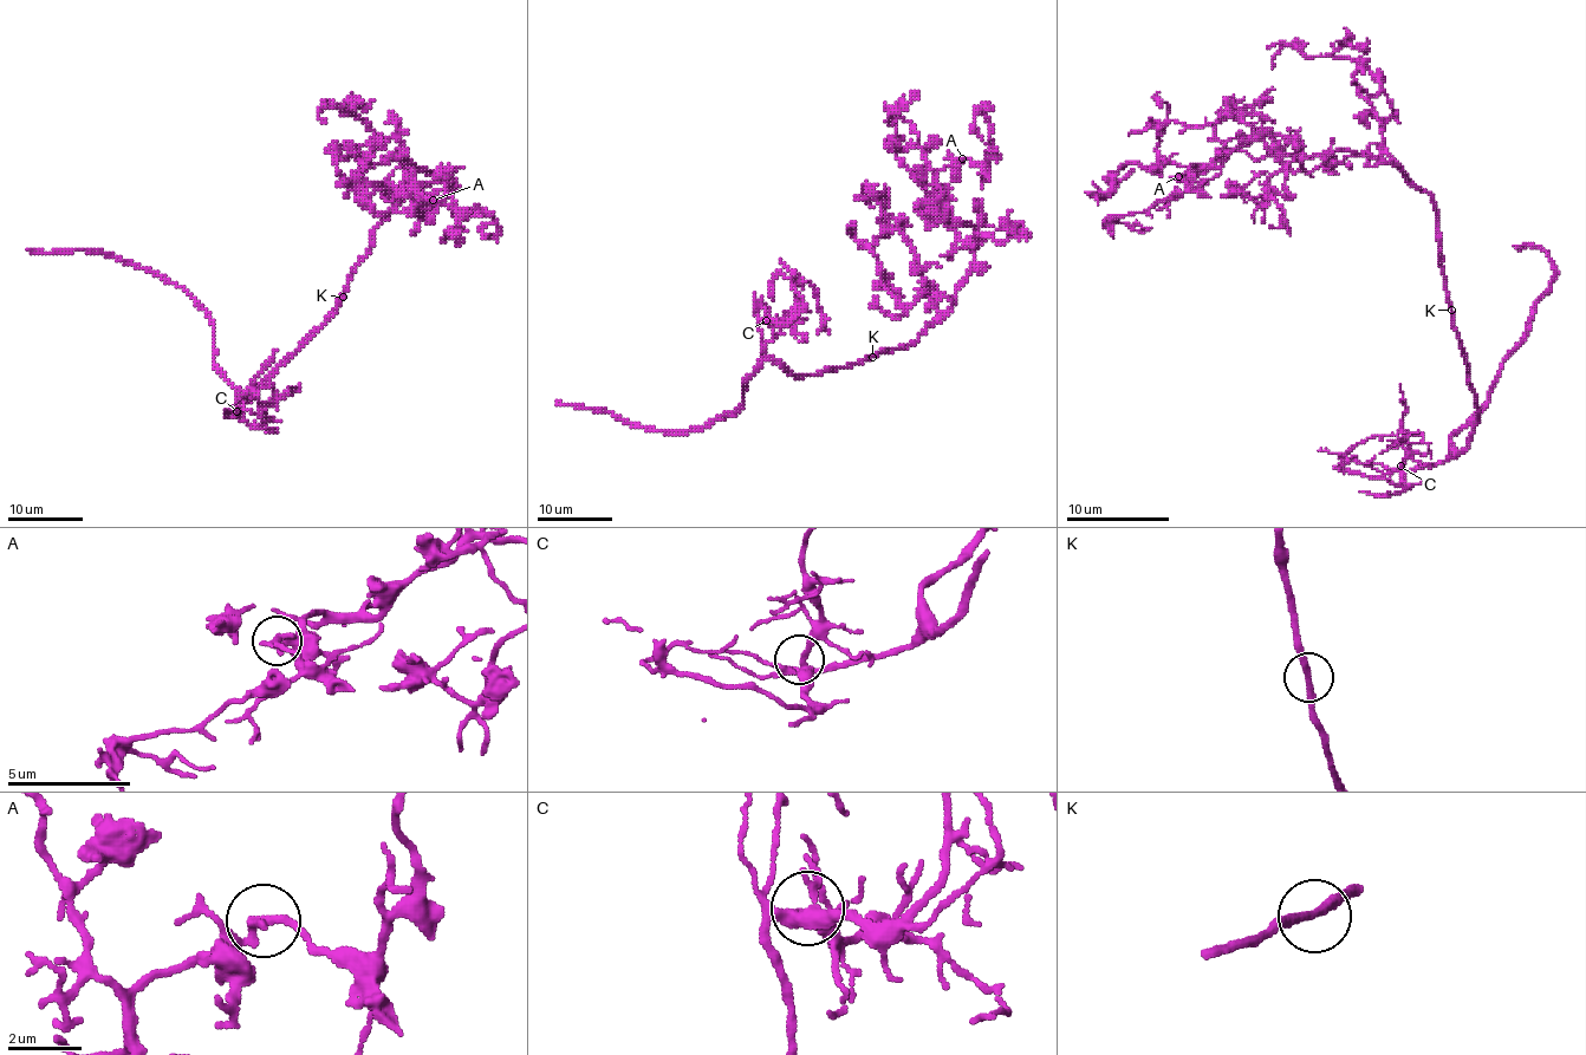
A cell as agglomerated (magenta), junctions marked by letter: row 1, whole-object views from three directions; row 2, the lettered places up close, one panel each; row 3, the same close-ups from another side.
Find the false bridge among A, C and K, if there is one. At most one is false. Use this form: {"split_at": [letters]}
{"split_at": []}

